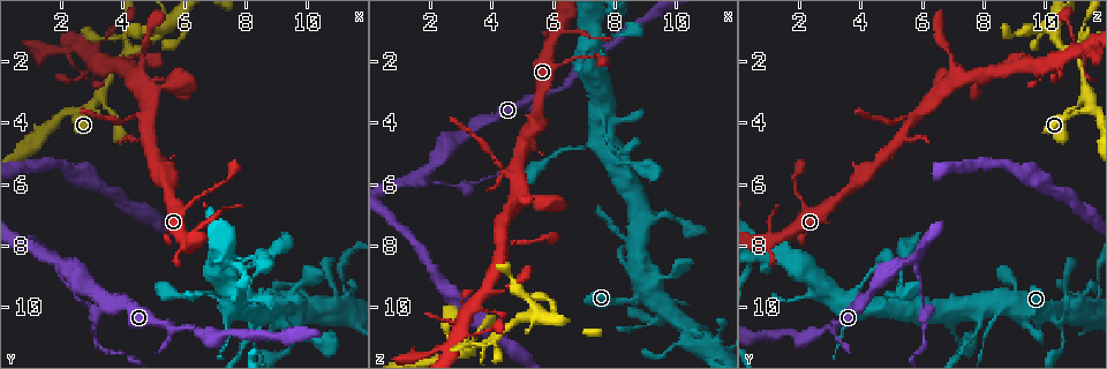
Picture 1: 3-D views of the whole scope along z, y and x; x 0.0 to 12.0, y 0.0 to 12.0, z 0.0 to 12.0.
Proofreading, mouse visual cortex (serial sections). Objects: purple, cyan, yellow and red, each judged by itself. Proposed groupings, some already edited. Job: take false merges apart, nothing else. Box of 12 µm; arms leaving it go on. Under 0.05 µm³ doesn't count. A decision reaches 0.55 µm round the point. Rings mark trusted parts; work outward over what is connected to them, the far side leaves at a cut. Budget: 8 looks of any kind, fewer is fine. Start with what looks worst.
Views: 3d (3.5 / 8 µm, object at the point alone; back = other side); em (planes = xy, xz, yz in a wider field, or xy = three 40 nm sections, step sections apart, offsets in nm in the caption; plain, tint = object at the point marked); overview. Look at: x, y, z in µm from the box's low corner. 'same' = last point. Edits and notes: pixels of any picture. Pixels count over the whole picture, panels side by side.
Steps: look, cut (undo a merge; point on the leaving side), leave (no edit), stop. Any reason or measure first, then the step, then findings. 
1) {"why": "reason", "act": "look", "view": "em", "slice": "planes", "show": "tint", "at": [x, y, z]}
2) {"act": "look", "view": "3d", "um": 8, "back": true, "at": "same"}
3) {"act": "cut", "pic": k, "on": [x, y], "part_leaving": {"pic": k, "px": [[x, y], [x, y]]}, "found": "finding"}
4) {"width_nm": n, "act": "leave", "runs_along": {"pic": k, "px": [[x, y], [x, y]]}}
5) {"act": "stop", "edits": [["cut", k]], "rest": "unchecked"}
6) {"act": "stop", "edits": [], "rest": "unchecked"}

{"why": "side arm on a straight run", "act": "look", "view": "3d", "um": 8, "at": [1.8, 8.4, 5.6]}

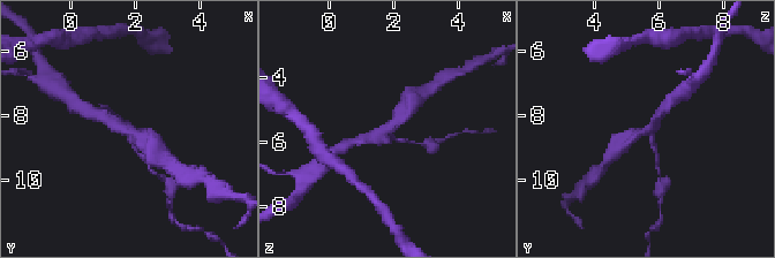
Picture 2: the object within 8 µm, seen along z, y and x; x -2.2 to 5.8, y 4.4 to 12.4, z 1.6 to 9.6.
{"act": "look", "view": "3d", "um": 3.5, "back": true, "at": [1.8, 8.5, 5.6]}

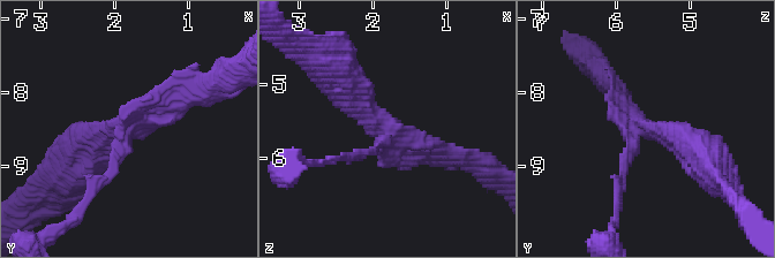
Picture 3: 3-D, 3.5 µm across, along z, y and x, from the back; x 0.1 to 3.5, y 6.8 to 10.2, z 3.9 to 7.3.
{"act": "cut", "pic": 3, "on": [108, 176], "part_leaving": {"pic": 3, "px": [[129, 134], [114, 169], [65, 226]]}, "found": "a second cell is stuck on"}

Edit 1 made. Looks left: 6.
{"why": "three arms meet", "act": "look", "view": "3d", "um": 3.5, "at": [4.8, 3.9, 5.7]}

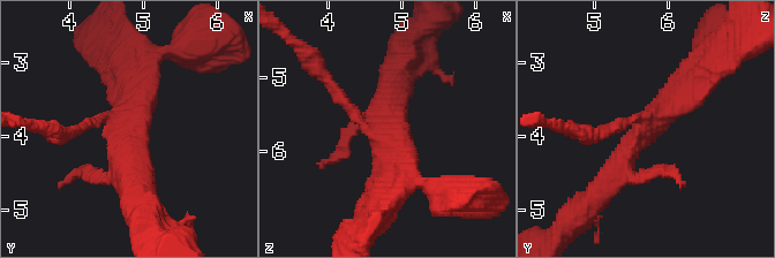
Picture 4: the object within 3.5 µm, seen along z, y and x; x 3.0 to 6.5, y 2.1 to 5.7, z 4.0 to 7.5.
{"arms": 3, "arm_widths_nm": [150, 300, 350], "act": "look", "view": "em", "slice": "planes", "show": "tint", "at": [4.85, 3.95, 5.65]}

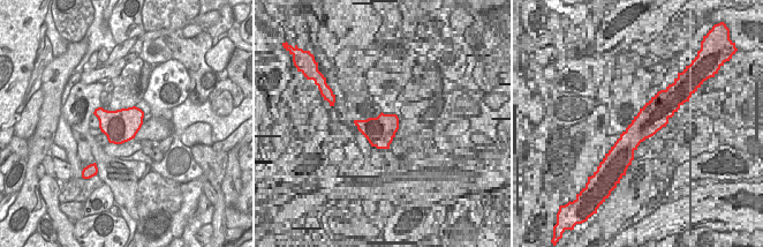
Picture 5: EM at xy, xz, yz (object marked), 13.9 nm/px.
{"act": "cut", "pic": 4, "on": [333, 89], "part_leaving": {"pic": 4, "px": [[360, 120], [318, 61], [290, 40]]}, "found": "a second cell is stuck on"}

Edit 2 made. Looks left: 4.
{"why": "side arm on a straight run", "act": "look", "view": "3d", "um": 3.5, "at": [4.2, 1.6, 10.9]}

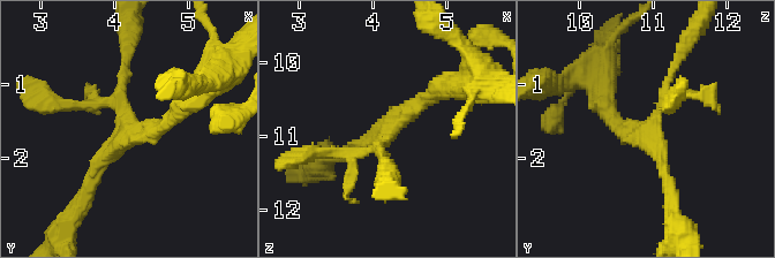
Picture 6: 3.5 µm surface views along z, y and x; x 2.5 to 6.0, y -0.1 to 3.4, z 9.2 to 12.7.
{"arms": 3, "arm_widths_nm": [150, 200, 200], "act": "look", "view": "em", "slice": "planes", "show": "tint", "at": [4.20, 1.70, 10.90]}

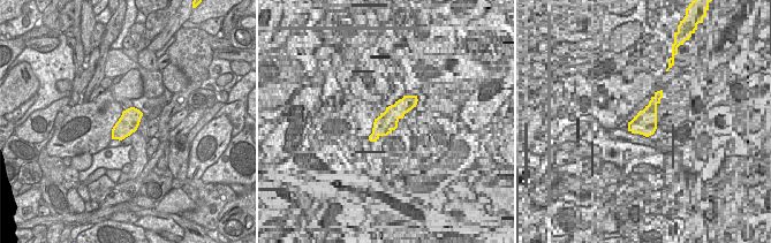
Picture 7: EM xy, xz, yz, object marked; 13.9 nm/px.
{"act": "leave", "runs_along": {"pic": 6, "px": [[87, 192], [114, 146], [186, 105]]}, "found": "continuous, no second cell"}

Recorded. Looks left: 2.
{"act": "stop", "edits": [["cut", 3], ["cut", 4]], "rest": "unchecked"}

